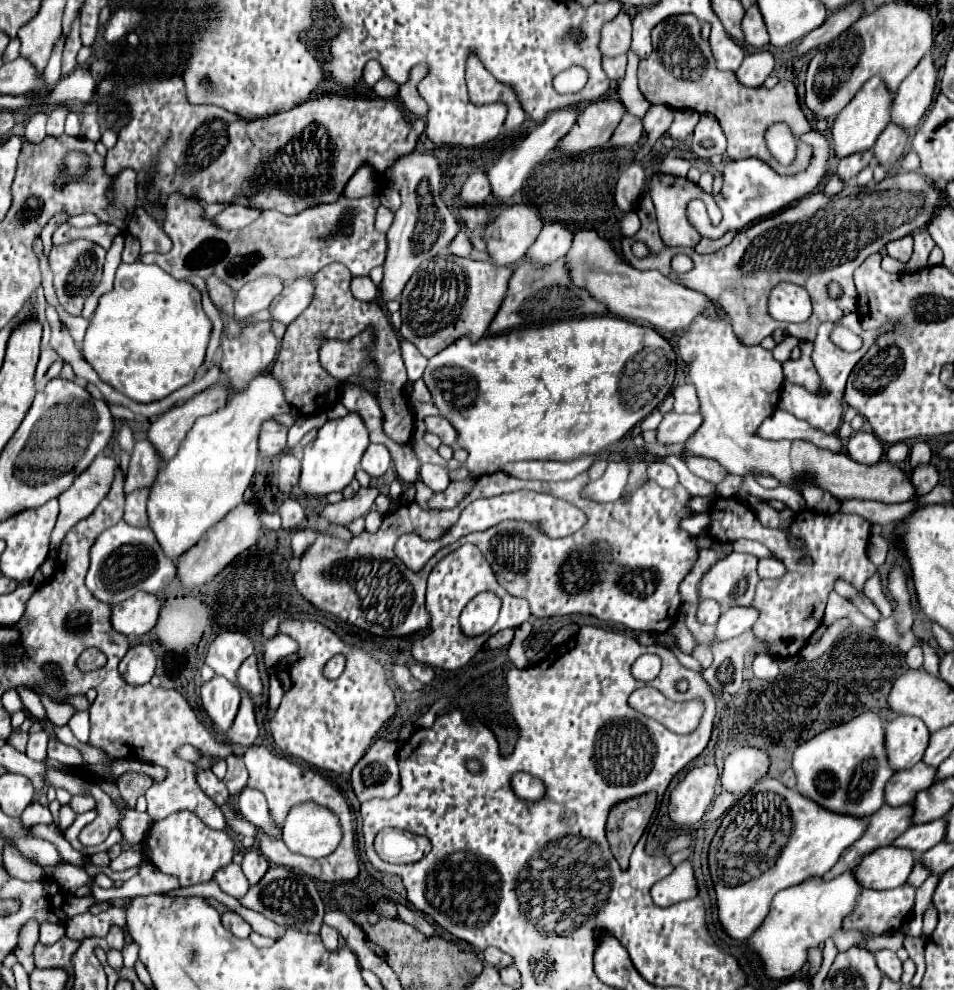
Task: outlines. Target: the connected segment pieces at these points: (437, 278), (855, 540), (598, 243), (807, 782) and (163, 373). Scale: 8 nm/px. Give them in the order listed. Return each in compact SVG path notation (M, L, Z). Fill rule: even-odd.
M436 255L420 263L400 295L400 337L414 343L426 357L436 355L460 337L468 337L476 343L486 335L490 321L500 309L510 275L510 267L492 267L488 261L456 255Z
M718 497L710 511L710 537L716 537L716 531L724 531L728 543L734 543L738 539L760 541L786 567L786 573L782 577L758 581L756 595L750 603L760 613L758 621L752 627L752 633L760 643L766 645L768 653L774 657L794 657L802 651L808 637L820 627L828 595L838 579L844 579L858 591L862 591L864 583L876 573L876 565L866 557L870 521L860 515L824 515L804 509L794 513L788 529L770 529L764 527L752 507L748 507L740 499ZM792 537L800 539L804 545L800 549L792 547ZM802 557L810 557L812 563L802 563Z
M578 229L572 239L572 247L566 253L568 277L572 285L588 291L596 301L604 303L608 313L650 325L662 331L676 331L688 327L696 315L712 315L712 303L702 293L696 293L676 281L670 281L658 271L640 271L622 259L608 241L598 237L592 229Z
M864 713L852 719L850 723L844 723L840 727L832 727L828 731L822 731L820 735L812 737L804 745L800 745L792 755L792 769L796 773L796 791L820 807L852 815L858 819L864 819L872 813L876 813L884 805L884 785L892 777L892 769L888 767L886 751L884 751L884 721L878 713Z
M120 263L114 289L100 297L98 307L82 341L82 355L94 367L98 377L116 391L138 403L152 403L168 397L172 391L188 385L204 363L212 323L204 315L200 291L188 281L172 279L166 271L146 263Z

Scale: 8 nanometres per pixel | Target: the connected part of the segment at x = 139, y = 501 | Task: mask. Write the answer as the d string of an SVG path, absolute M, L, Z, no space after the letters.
M136 489L126 495L124 515L122 519L132 527L148 527L148 515L146 515L146 501L148 501L148 489Z

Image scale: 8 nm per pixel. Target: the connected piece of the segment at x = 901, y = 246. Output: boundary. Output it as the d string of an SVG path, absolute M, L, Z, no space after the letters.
M912 235L908 237L902 237L898 241L890 241L886 245L886 253L892 257L892 259L898 259L902 263L906 263L912 255Z

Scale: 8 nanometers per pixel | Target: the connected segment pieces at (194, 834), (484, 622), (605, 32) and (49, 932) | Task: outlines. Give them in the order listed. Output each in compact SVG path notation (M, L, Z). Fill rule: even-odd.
M176 811L166 819L154 821L148 835L144 837L144 845L148 849L148 861L162 873L178 877L182 887L212 881L214 873L220 867L228 865L234 855L234 839L230 837L230 833L226 829L216 831L206 827L190 811Z
M490 591L480 593L462 611L460 625L462 625L464 633L470 637L481 635L489 631L496 623L498 611L500 611L500 597Z
M620 9L620 13L608 21L602 29L602 39L600 39L600 51L606 57L616 57L628 51L630 47L630 37L632 37L632 23L630 15Z
M42 923L40 925L40 943L42 945L54 945L64 937L64 927L58 923Z

